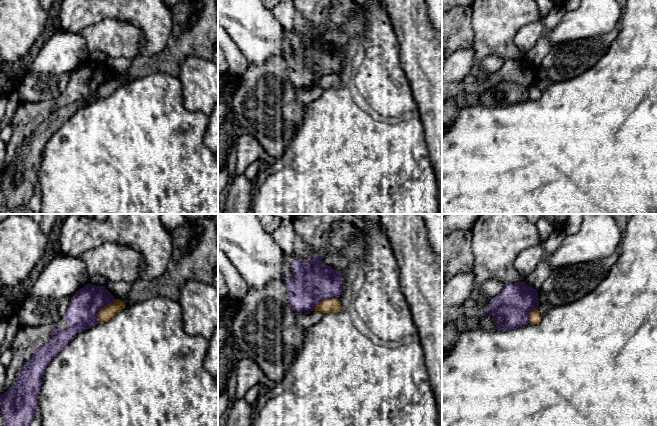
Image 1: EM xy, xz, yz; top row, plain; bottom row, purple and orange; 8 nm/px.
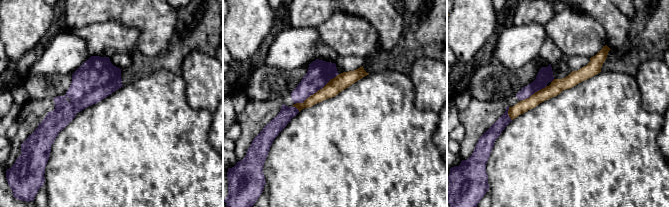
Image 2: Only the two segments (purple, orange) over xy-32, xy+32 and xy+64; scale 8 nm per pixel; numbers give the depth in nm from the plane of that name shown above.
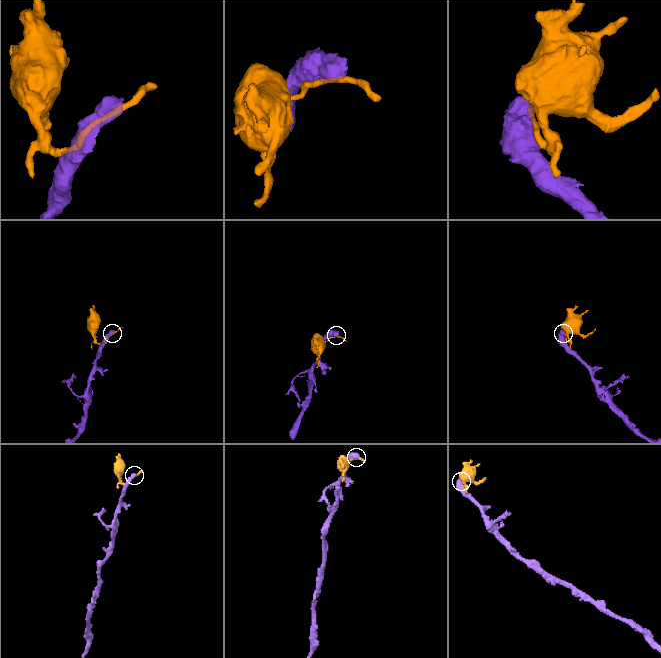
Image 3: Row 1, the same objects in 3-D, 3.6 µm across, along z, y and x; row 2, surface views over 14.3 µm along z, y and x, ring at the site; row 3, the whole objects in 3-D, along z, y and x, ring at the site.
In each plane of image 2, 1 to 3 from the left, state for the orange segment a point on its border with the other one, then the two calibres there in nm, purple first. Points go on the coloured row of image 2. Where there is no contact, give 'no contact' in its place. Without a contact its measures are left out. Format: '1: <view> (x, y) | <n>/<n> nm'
1: no contact
2: xy+32 (317, 90) | 200/130 nm
3: xy+64 (534, 92) | 130/110 nm

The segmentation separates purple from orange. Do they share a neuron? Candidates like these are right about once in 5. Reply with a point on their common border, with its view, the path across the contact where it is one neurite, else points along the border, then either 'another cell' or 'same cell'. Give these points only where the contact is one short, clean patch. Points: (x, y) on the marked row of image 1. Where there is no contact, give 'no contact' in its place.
contact xy (101, 308); border xy (115, 299), (98, 312), (96, 323); another cell

